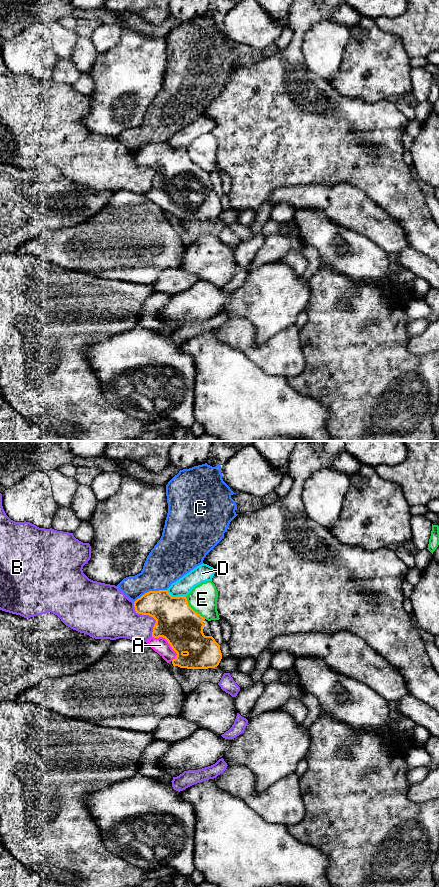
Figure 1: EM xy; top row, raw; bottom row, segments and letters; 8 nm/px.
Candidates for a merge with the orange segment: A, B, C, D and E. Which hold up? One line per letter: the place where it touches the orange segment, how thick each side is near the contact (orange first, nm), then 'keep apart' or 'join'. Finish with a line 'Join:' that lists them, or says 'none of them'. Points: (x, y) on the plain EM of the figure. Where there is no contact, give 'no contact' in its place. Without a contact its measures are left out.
A: contact xy (168, 194); calibres 320 and 130 nm; join
B: contact xy (149, 167); calibres 320 and 300 nm; keep apart
C: contact xy (150, 143); calibres 280 and 320 nm; keep apart
D: contact xy (176, 149); calibres 320 and 140 nm; keep apart
E: contact xy (192, 161); calibres 320 and 220 nm; keep apart
Join: A

